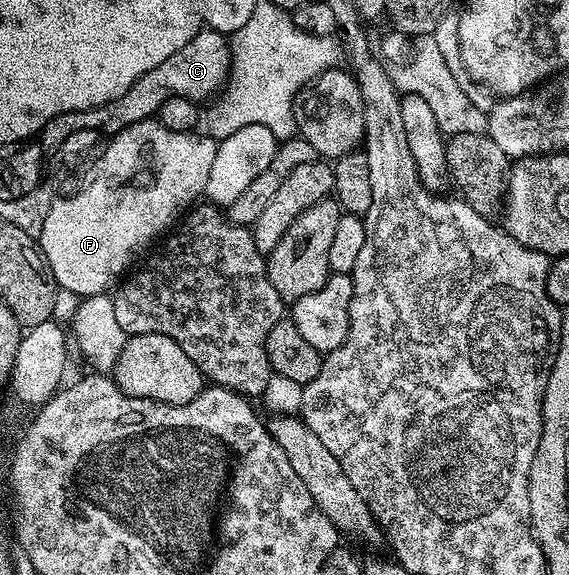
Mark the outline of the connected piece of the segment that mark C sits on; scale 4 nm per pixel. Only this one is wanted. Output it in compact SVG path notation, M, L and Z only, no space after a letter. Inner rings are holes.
M203 27L187 45L176 51L176 55L168 55L160 67L152 67L152 71L140 75L140 79L124 91L126 121L140 123L151 120L158 108L173 97L187 97L190 101L205 103L214 92L217 94L225 86L229 75L230 47L227 38L214 29Z

